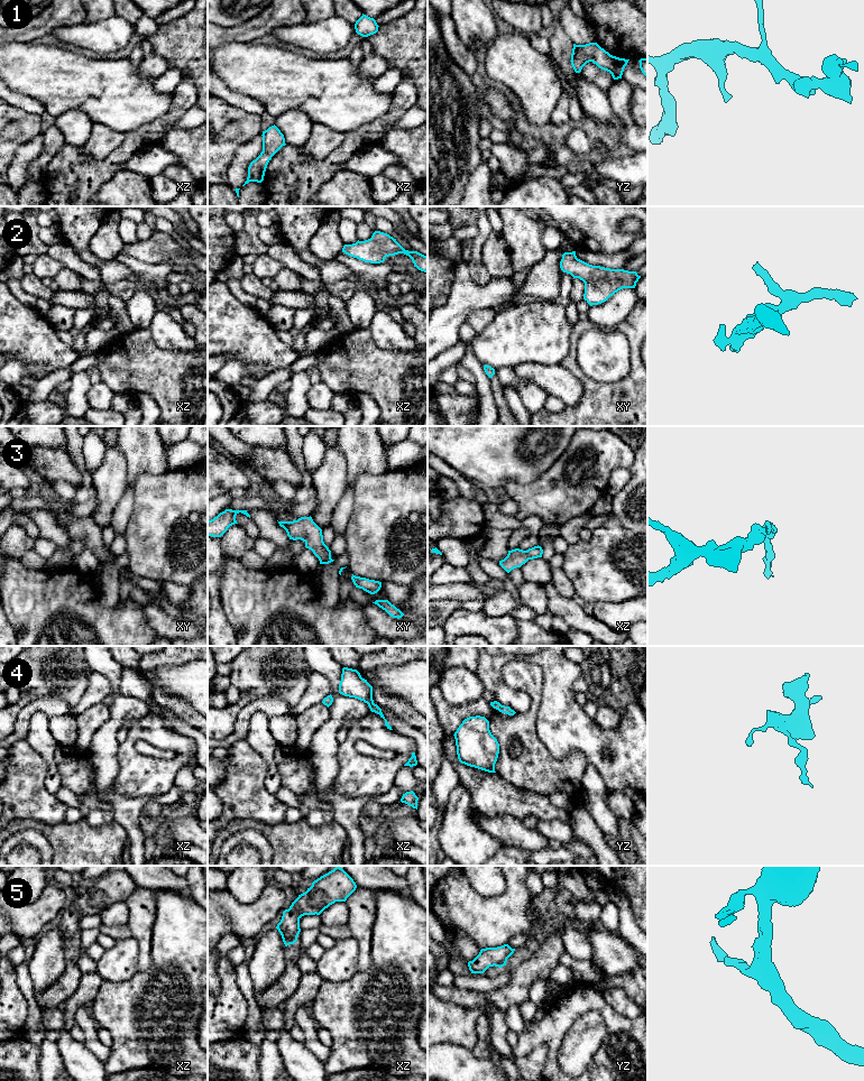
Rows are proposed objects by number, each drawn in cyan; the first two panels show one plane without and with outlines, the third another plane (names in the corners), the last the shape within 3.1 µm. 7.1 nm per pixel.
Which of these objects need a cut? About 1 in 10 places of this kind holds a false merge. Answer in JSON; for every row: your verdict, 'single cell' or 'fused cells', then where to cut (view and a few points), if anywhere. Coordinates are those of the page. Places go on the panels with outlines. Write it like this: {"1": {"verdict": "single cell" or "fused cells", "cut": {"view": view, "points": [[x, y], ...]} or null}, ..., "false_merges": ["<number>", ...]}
{"1": {"verdict": "single cell", "cut": null}, "2": {"verdict": "single cell", "cut": null}, "3": {"verdict": "single cell", "cut": null}, "4": {"verdict": "single cell", "cut": null}, "5": {"verdict": "single cell", "cut": null}, "false_merges": []}

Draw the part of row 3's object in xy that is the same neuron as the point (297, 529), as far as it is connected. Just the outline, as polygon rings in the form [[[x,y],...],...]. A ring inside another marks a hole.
[[[301,517],[293,521],[278,521],[289,539],[301,539],[305,547],[311,549],[319,558],[320,564],[329,564],[334,560],[331,558],[331,551],[323,542],[322,529],[313,521],[312,517]],[[277,520],[278,521],[278,520]]]

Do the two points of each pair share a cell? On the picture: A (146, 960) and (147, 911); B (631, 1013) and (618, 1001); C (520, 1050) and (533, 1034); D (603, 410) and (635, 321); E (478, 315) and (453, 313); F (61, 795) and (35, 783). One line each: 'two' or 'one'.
A: one
B: one
C: one
D: one
E: two
F: two

